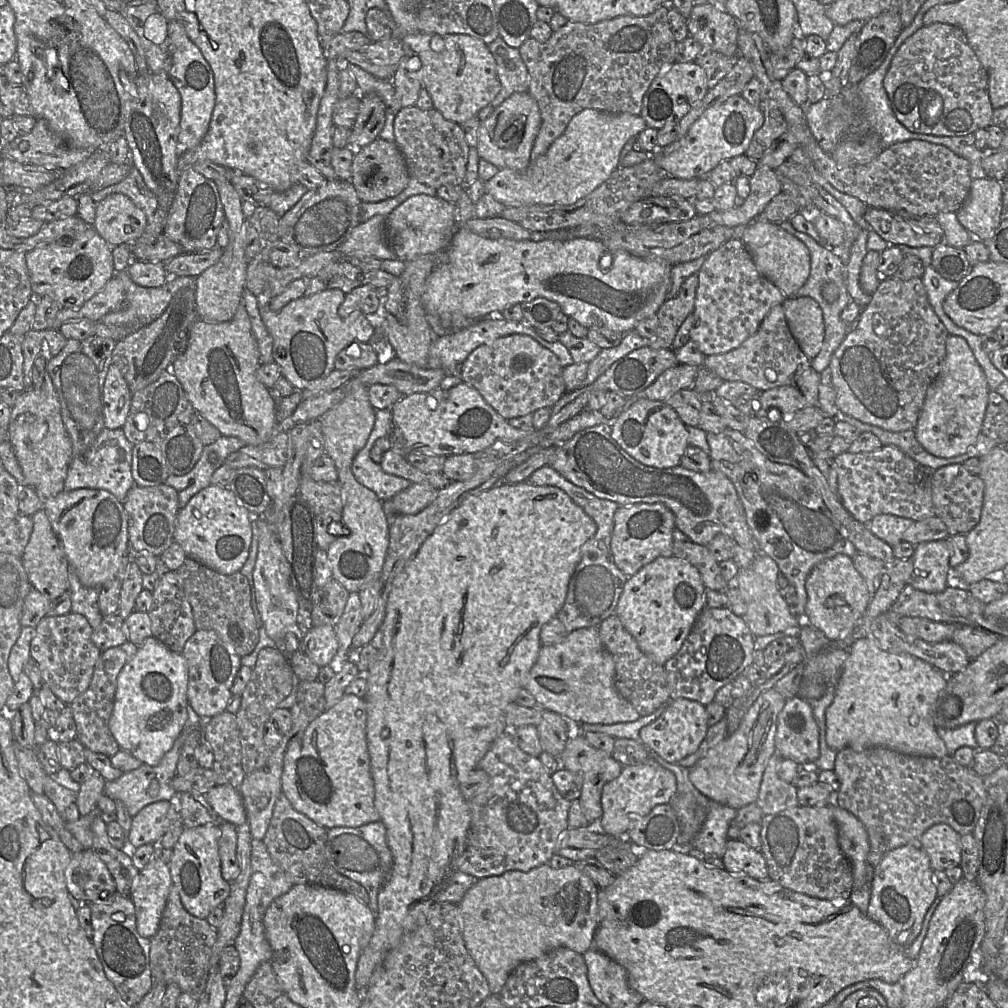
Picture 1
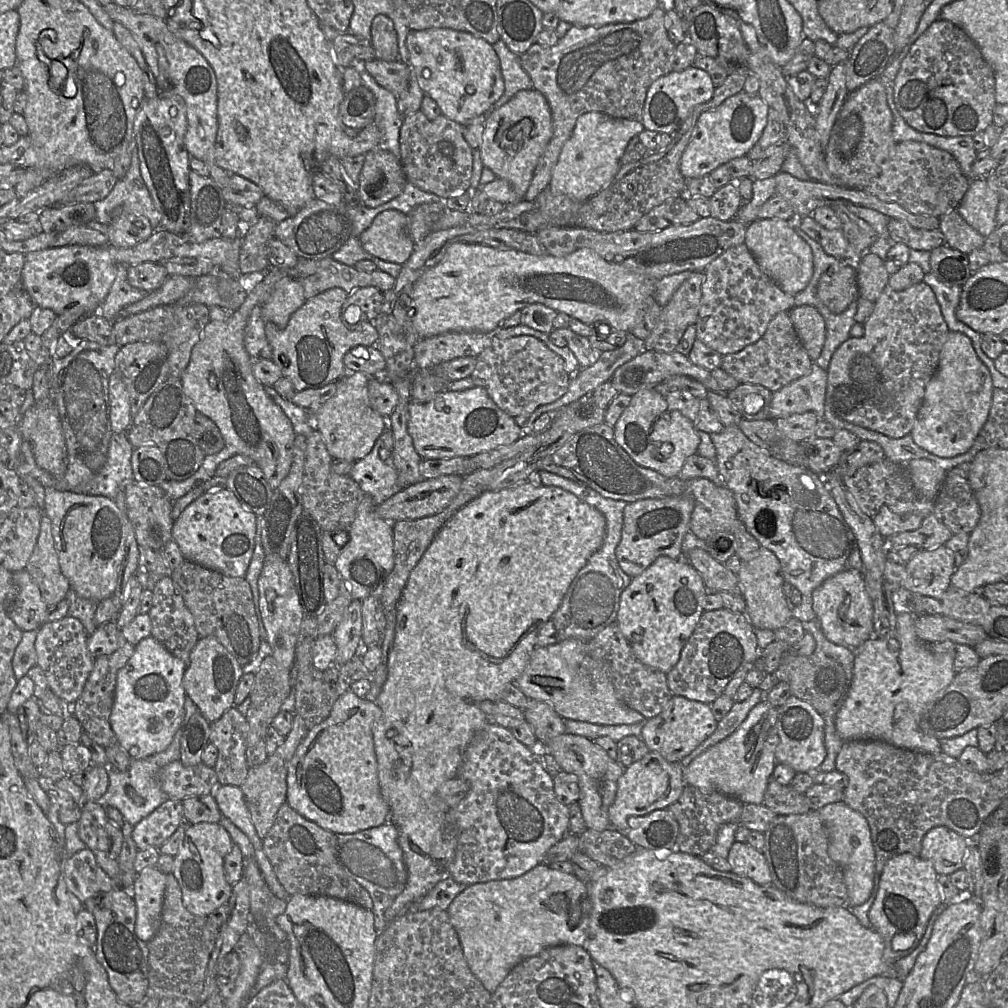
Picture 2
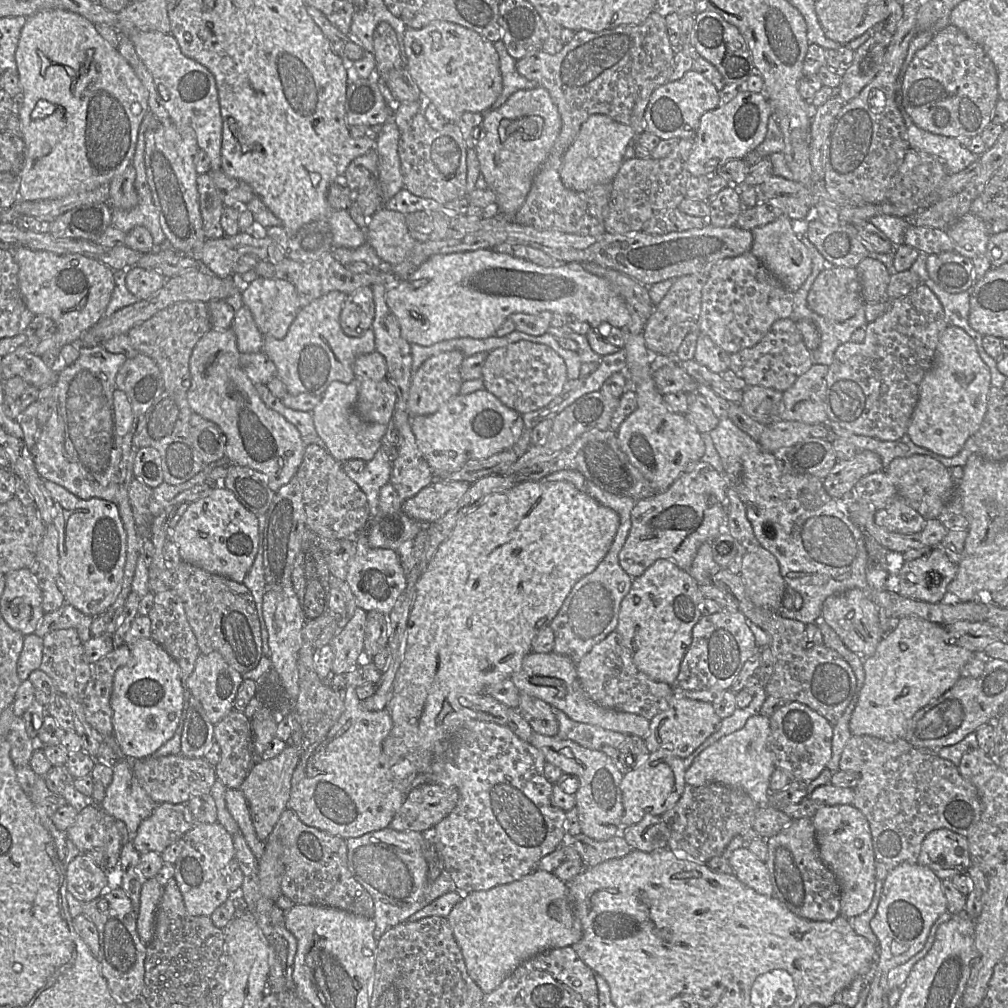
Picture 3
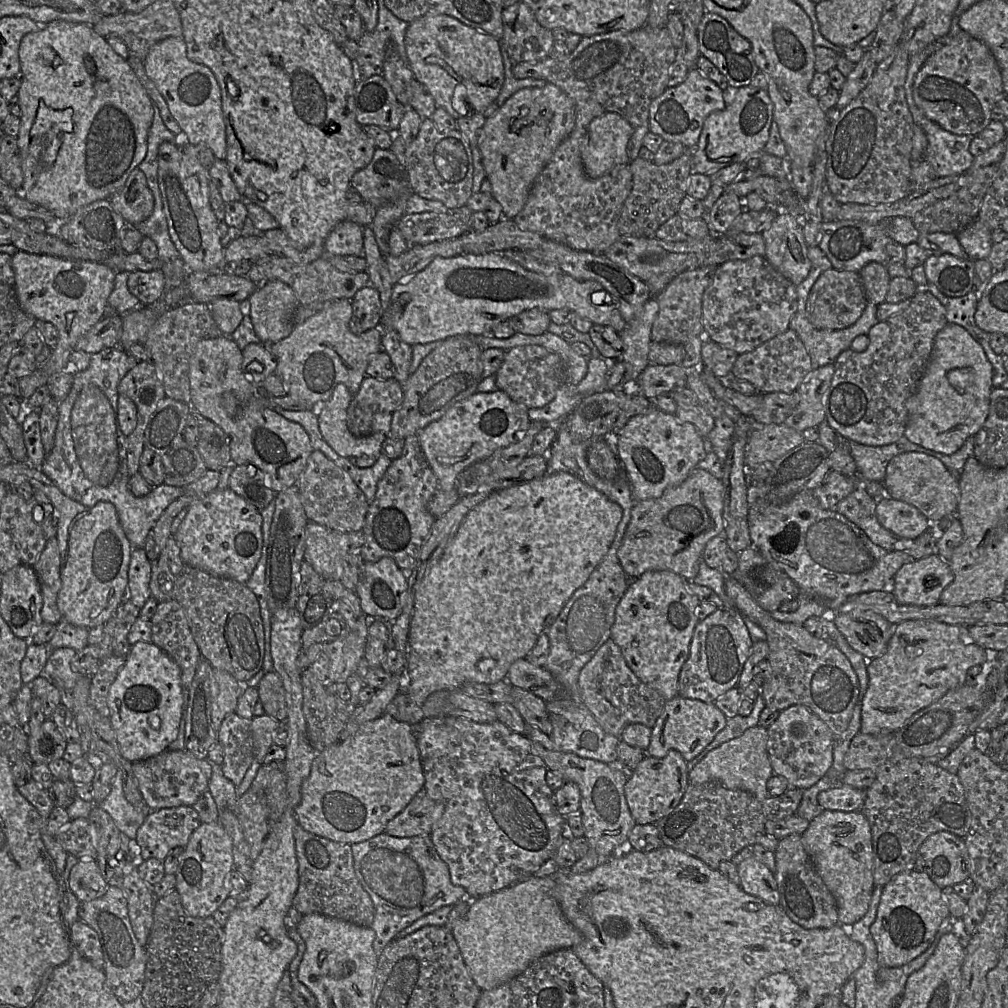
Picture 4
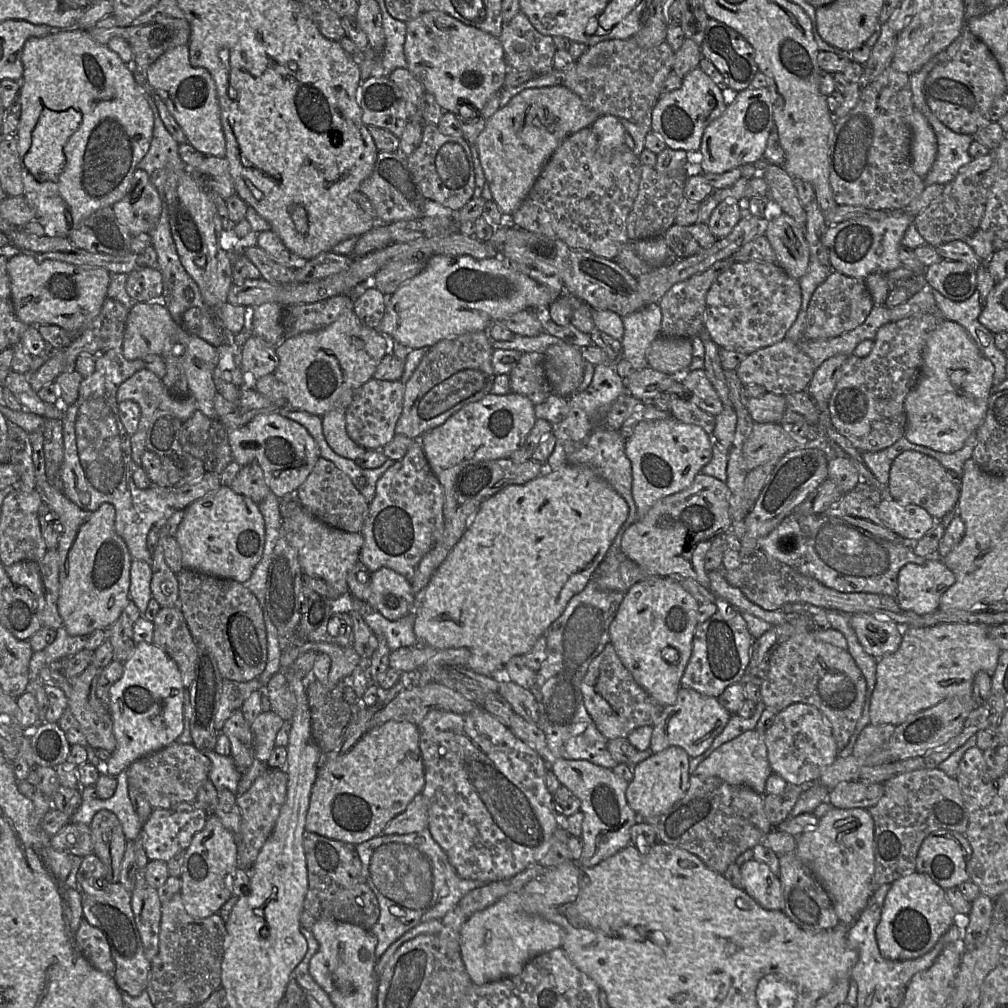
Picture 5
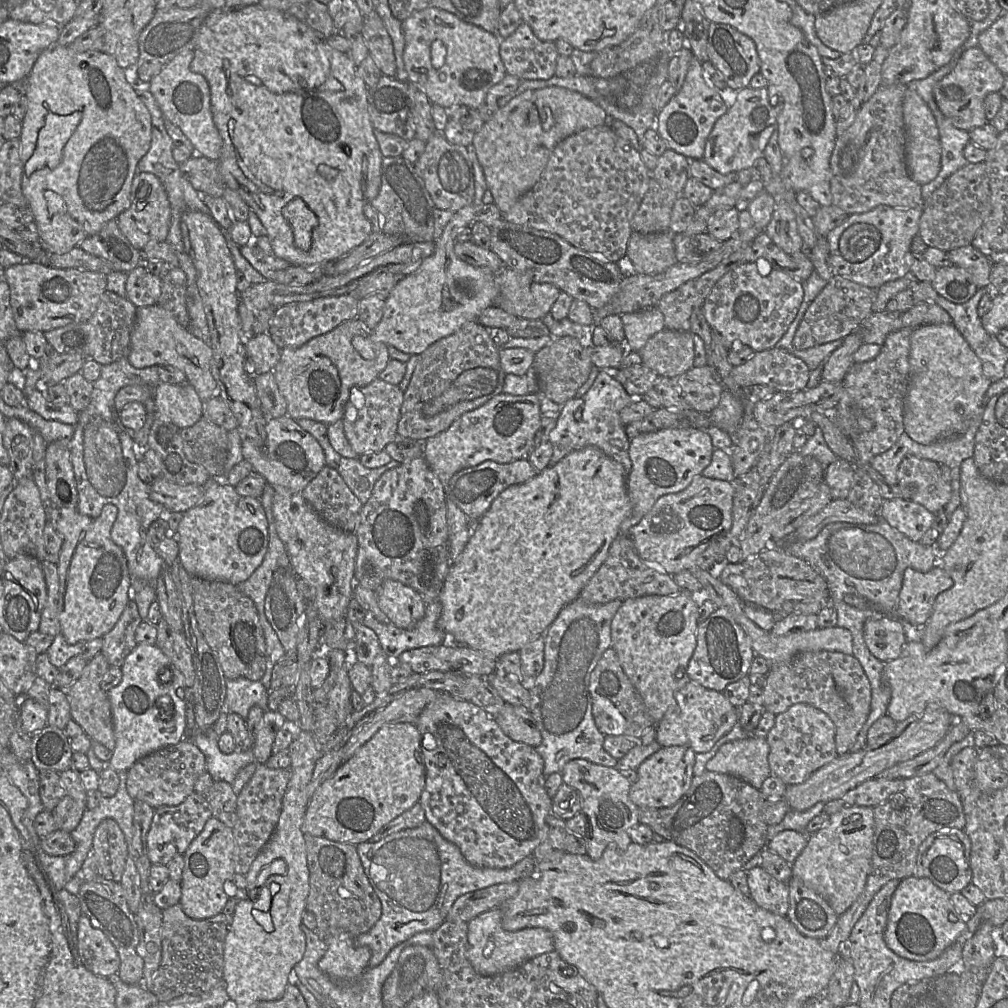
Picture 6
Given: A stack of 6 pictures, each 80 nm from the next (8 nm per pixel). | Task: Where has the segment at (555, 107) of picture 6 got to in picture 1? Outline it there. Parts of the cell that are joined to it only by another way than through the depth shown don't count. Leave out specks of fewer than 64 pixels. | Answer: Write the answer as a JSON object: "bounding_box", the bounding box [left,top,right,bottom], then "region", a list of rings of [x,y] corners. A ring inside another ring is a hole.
{"bounding_box":[476,92,541,172],"region":[[[528,92],[514,93],[481,122],[476,147],[478,154],[499,169],[511,168],[523,172],[530,165],[531,151],[540,126],[541,114],[537,102]]]}

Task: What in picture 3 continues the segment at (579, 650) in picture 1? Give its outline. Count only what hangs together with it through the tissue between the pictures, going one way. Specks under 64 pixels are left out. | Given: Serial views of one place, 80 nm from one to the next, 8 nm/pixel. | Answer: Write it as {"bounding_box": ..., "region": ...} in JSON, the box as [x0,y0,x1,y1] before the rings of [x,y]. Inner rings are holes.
{"bounding_box":[510,651,650,740],"region":[[[531,651],[524,657],[521,668],[512,674],[510,679],[520,692],[545,701],[554,709],[563,711],[574,721],[597,725],[627,736],[639,736],[644,740],[648,734],[650,724],[644,717],[605,708],[592,701],[580,685],[576,664],[566,655],[553,651],[549,653]]]}

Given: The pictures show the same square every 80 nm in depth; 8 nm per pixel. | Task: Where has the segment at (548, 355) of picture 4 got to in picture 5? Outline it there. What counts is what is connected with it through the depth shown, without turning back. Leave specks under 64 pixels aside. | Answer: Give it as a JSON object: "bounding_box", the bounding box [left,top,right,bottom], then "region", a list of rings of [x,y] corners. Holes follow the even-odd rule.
{"bounding_box":[508,353,552,405],"region":[[[522,353],[508,376],[511,392],[526,396],[534,405],[543,403],[552,393],[544,370],[543,353]]]}

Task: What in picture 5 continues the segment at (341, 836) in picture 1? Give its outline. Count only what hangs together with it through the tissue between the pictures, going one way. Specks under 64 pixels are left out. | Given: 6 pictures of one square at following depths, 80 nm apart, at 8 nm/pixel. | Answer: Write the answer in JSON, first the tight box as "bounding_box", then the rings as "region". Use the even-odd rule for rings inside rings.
{"bounding_box":[355,829,485,959],"region":[[[430,829],[404,835],[379,835],[355,845],[362,865],[362,872],[368,886],[375,894],[379,904],[379,918],[371,927],[377,938],[375,957],[379,959],[387,948],[413,927],[433,919],[442,919],[471,890],[485,884],[461,878],[440,845],[434,840]]]}

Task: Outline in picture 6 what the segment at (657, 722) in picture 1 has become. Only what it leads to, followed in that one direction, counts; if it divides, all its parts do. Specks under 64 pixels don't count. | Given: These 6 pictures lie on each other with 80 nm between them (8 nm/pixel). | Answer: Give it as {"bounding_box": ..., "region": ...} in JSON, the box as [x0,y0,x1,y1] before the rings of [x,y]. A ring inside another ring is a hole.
{"bounding_box":[656,681,739,753],"region":[[[689,681],[677,693],[676,704],[671,706],[656,724],[656,741],[661,747],[688,746],[696,753],[706,753],[737,723],[739,723],[739,708],[734,707],[723,695],[723,692],[707,689],[697,682]]]}

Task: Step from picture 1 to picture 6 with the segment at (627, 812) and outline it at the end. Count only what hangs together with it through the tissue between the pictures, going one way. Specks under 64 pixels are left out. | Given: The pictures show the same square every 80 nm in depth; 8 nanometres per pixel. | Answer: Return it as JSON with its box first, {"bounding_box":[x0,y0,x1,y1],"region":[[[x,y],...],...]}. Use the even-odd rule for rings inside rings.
{"bounding_box":[629,746,696,808],"region":[[[688,746],[661,747],[637,769],[637,780],[629,790],[630,800],[639,808],[674,806],[691,786],[695,757],[696,752]]]}

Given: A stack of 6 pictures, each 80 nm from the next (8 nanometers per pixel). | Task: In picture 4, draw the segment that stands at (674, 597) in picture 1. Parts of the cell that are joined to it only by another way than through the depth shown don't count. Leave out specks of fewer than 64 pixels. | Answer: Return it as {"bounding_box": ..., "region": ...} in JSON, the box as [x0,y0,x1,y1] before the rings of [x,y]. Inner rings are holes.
{"bounding_box":[611,571,699,701],"region":[[[647,571],[636,579],[630,579],[629,587],[618,603],[611,638],[619,646],[626,663],[646,685],[656,690],[666,701],[678,695],[678,678],[690,653],[694,628],[699,622],[696,609],[699,598],[690,591],[689,581],[669,571]]]}

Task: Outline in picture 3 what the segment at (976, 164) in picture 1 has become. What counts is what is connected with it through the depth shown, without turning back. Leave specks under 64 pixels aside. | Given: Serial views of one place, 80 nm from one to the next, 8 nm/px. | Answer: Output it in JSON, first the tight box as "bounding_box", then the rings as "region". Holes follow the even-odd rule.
{"bounding_box":[900,108,979,175],"region":[[[900,108],[900,111],[907,127],[910,148],[939,158],[950,175],[963,171],[979,157],[969,149],[971,138],[963,139],[963,136],[947,137],[928,132],[919,128],[904,108]]]}

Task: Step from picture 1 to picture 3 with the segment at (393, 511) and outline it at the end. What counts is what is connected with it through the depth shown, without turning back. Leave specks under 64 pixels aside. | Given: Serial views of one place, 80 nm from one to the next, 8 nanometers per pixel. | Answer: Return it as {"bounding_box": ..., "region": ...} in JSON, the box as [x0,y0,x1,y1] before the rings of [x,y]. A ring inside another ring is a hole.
{"bounding_box":[402,479,469,523],"region":[[[435,479],[415,496],[407,499],[402,509],[415,520],[432,523],[454,508],[469,487],[464,481]]]}

